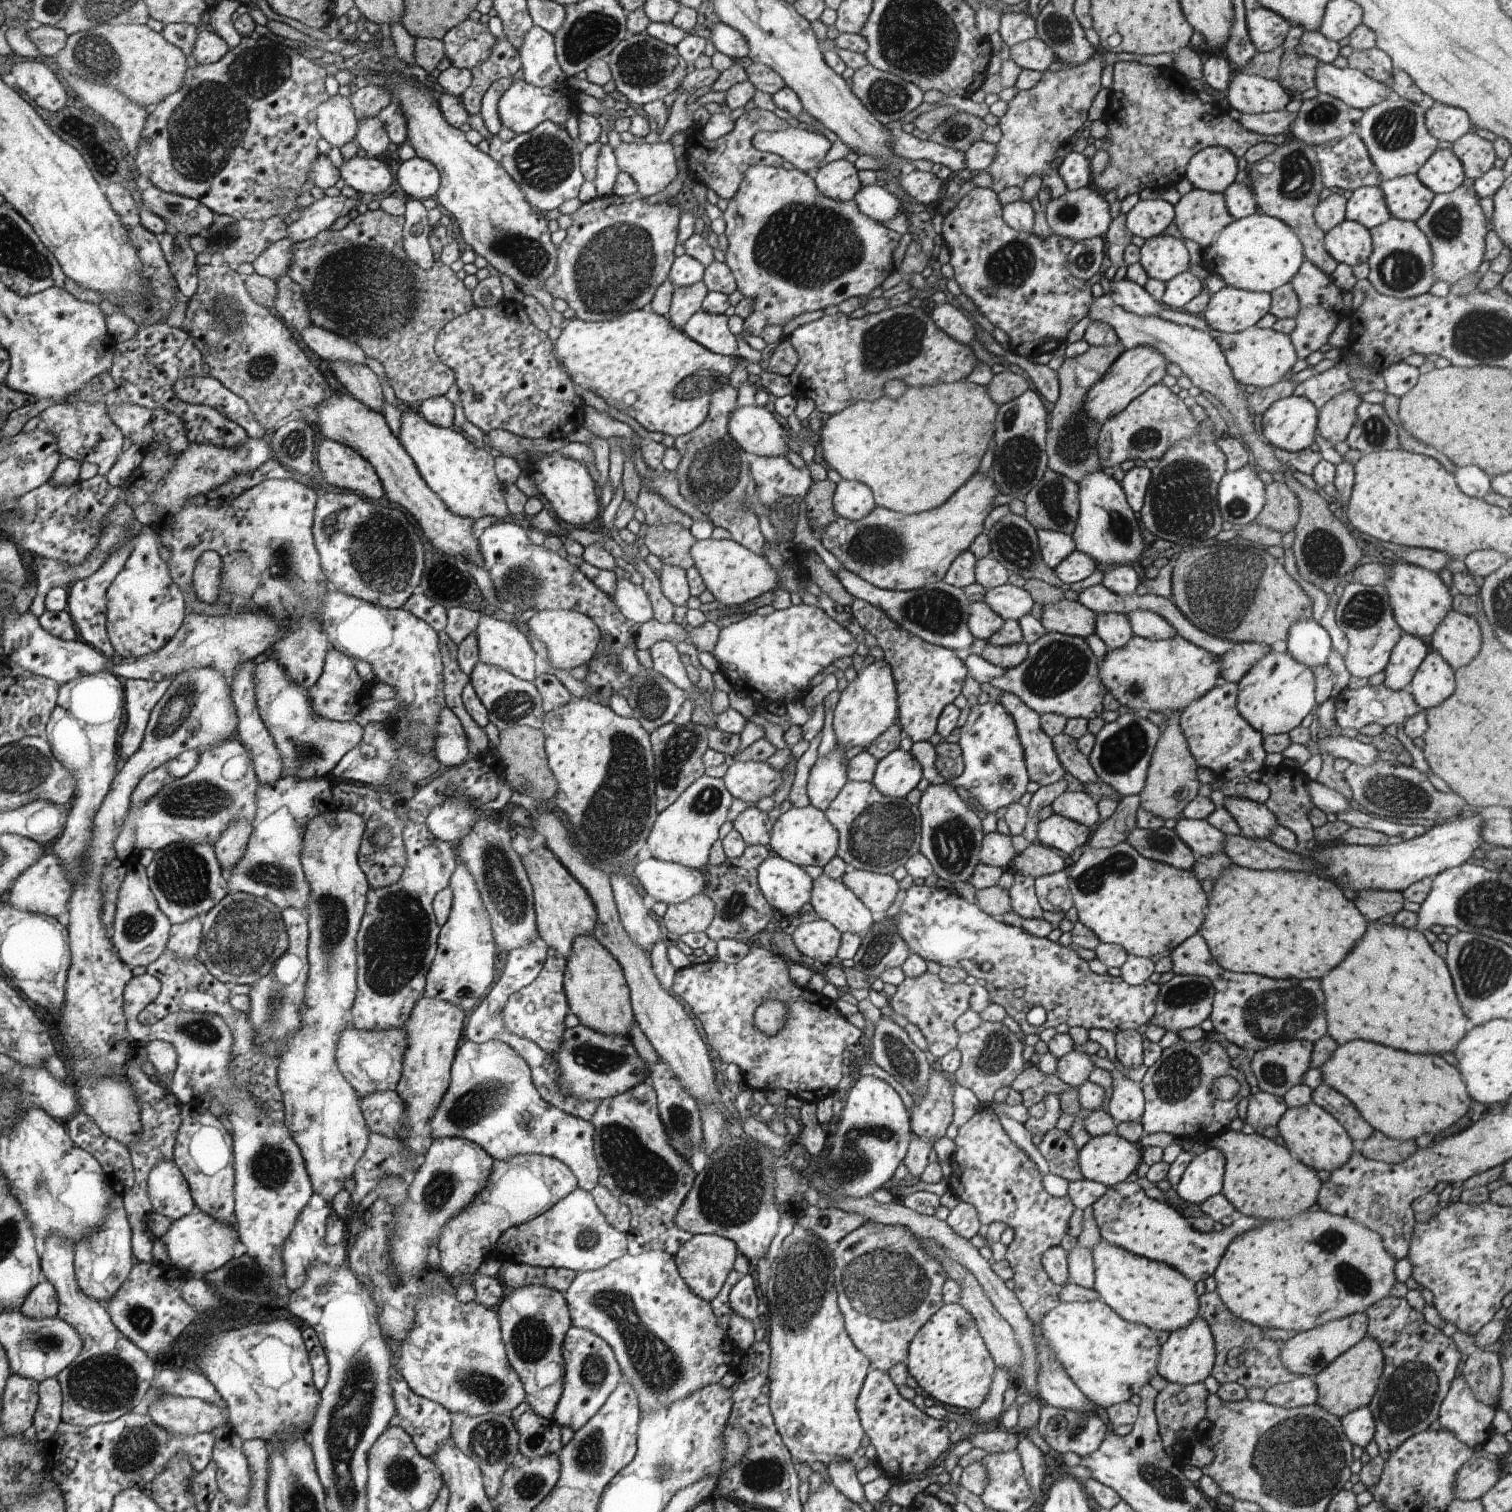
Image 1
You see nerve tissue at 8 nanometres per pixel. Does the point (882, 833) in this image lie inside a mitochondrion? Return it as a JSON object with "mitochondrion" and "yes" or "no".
{"mitochondrion":"yes"}

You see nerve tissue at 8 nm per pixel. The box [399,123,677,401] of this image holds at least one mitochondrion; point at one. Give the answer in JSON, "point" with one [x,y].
{"point":[613,269]}

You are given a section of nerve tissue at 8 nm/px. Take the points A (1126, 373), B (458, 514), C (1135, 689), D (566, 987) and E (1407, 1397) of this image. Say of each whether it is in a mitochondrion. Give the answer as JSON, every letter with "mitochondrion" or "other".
{"A":"other","B":"other","C":"mitochondrion","D":"other","E":"mitochondrion"}

